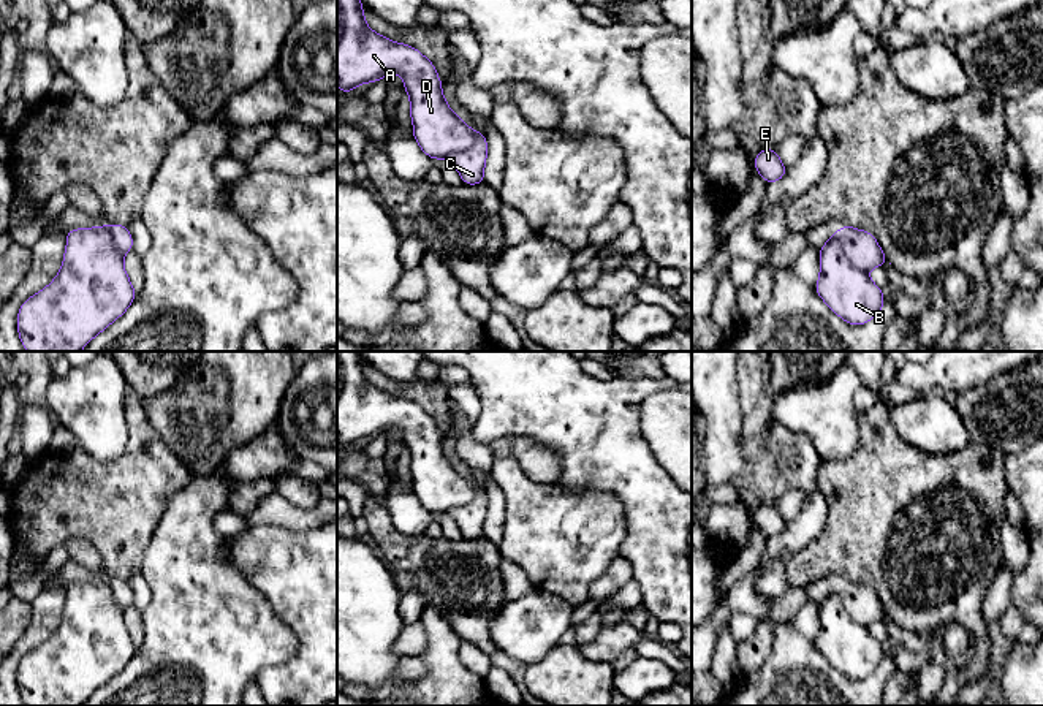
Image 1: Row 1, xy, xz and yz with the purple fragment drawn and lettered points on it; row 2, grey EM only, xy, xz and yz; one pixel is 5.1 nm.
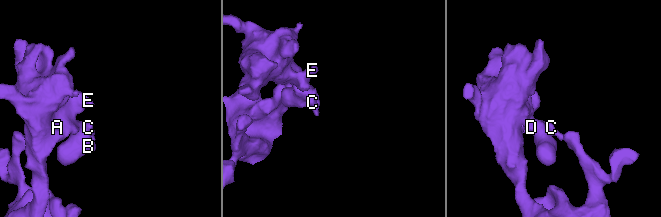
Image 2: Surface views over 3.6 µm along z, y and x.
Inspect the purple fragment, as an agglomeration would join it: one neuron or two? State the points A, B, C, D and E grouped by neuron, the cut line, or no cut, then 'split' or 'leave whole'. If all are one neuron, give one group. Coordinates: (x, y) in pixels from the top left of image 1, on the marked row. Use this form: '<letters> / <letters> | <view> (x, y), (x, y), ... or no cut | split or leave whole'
A B D E / C | yz (828, 241), (838, 241), (845, 257), (866, 273) | split

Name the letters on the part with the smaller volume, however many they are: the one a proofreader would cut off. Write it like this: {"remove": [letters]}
{"remove": ["C"]}

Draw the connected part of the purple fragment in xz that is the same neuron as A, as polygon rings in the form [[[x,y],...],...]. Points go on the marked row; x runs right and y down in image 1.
[[[337,0],[337,85],[348,95],[359,84],[372,84],[399,73],[404,89],[410,97],[410,117],[413,139],[432,160],[442,160],[449,154],[470,149],[476,138],[475,131],[459,119],[442,95],[442,81],[435,65],[410,44],[394,43],[367,27],[364,8],[359,0]]]

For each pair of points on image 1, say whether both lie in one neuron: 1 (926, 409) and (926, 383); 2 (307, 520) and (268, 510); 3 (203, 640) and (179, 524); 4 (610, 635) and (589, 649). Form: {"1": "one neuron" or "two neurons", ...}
{"1": "two neurons", "2": "one neuron", "3": "one neuron", "4": "one neuron"}

